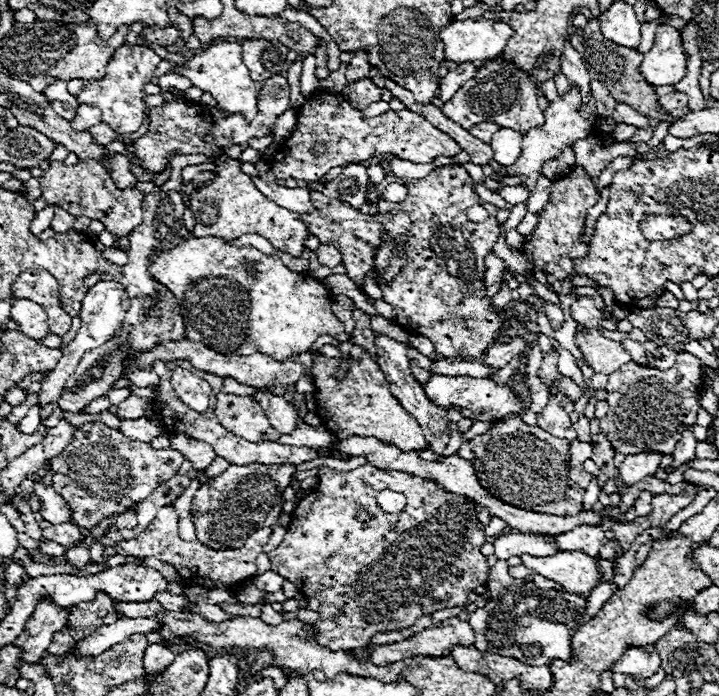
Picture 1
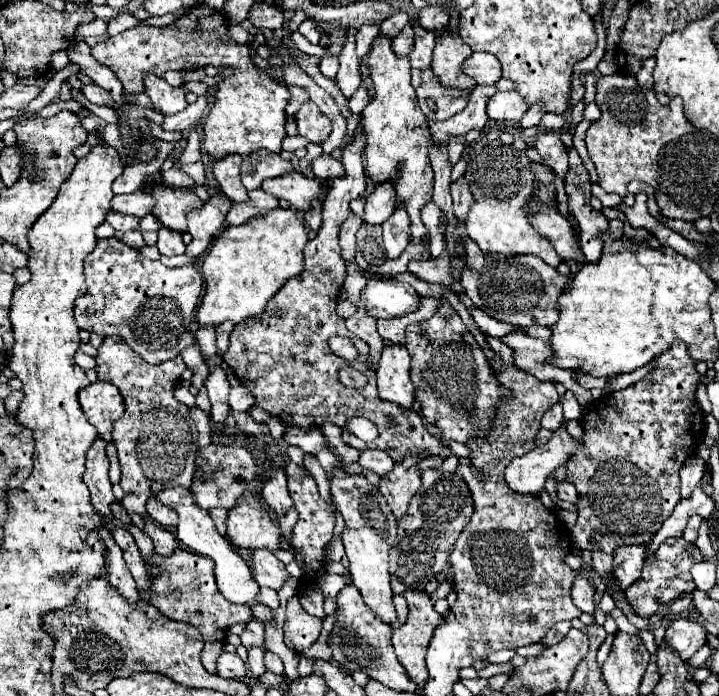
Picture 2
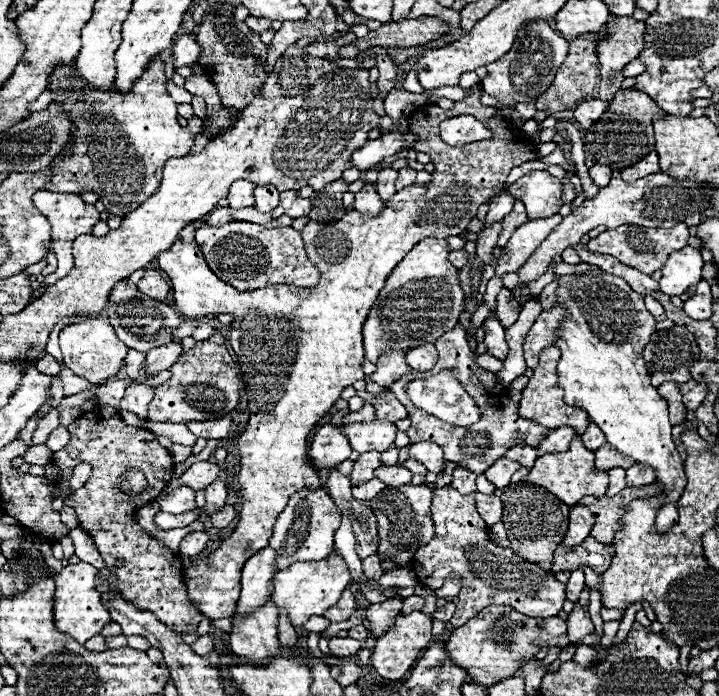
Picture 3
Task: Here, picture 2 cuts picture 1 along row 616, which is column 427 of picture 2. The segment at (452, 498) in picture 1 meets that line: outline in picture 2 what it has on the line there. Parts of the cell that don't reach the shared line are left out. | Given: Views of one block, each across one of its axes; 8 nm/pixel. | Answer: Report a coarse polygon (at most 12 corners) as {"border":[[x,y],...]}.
{"border":[[446,298],[406,328],[420,414],[446,440],[504,392]]}

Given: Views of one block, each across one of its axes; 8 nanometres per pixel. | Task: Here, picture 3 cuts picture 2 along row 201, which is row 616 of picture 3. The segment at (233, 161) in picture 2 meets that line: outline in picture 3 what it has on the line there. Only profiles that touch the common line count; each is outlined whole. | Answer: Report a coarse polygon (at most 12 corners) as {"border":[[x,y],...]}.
{"border":[[262,548],[242,568],[234,618],[266,604],[276,552]]}

